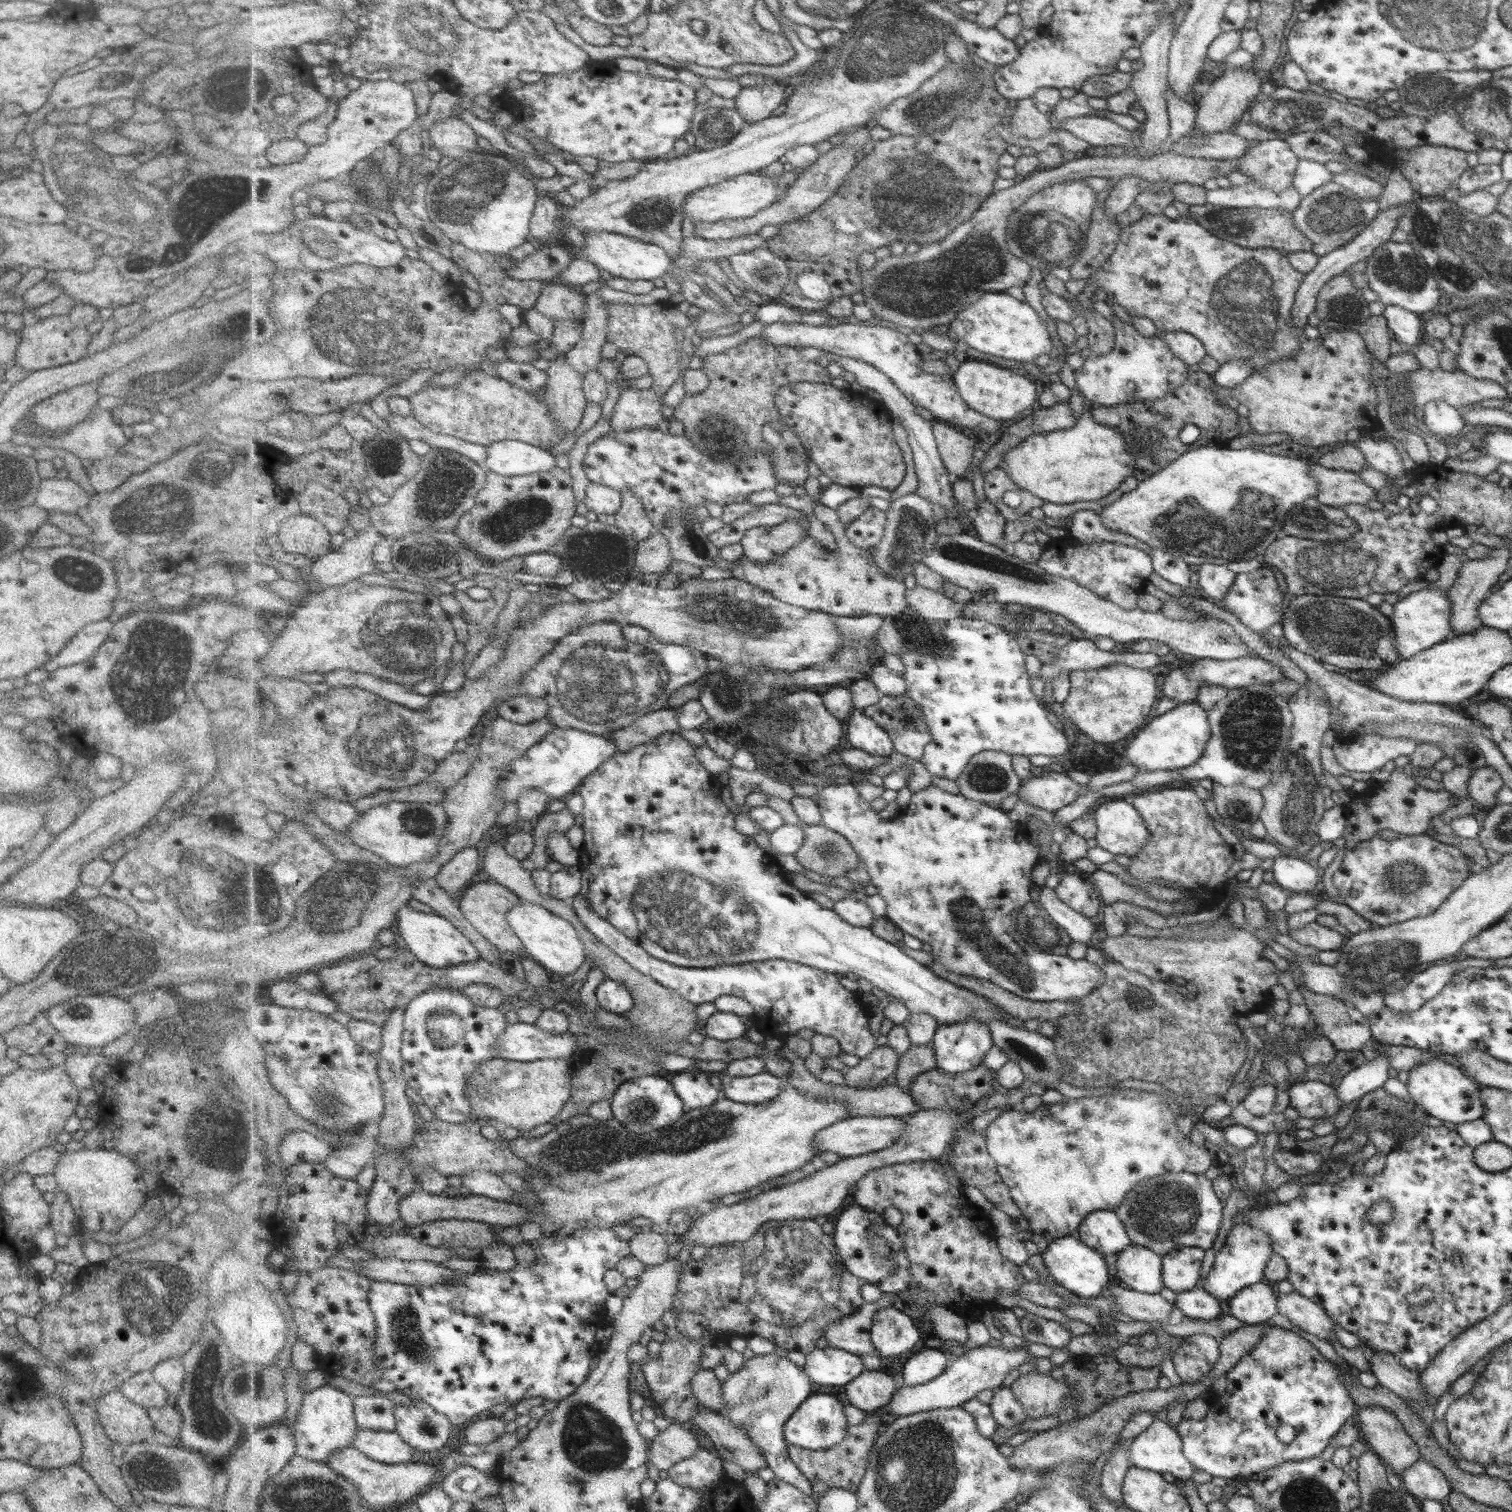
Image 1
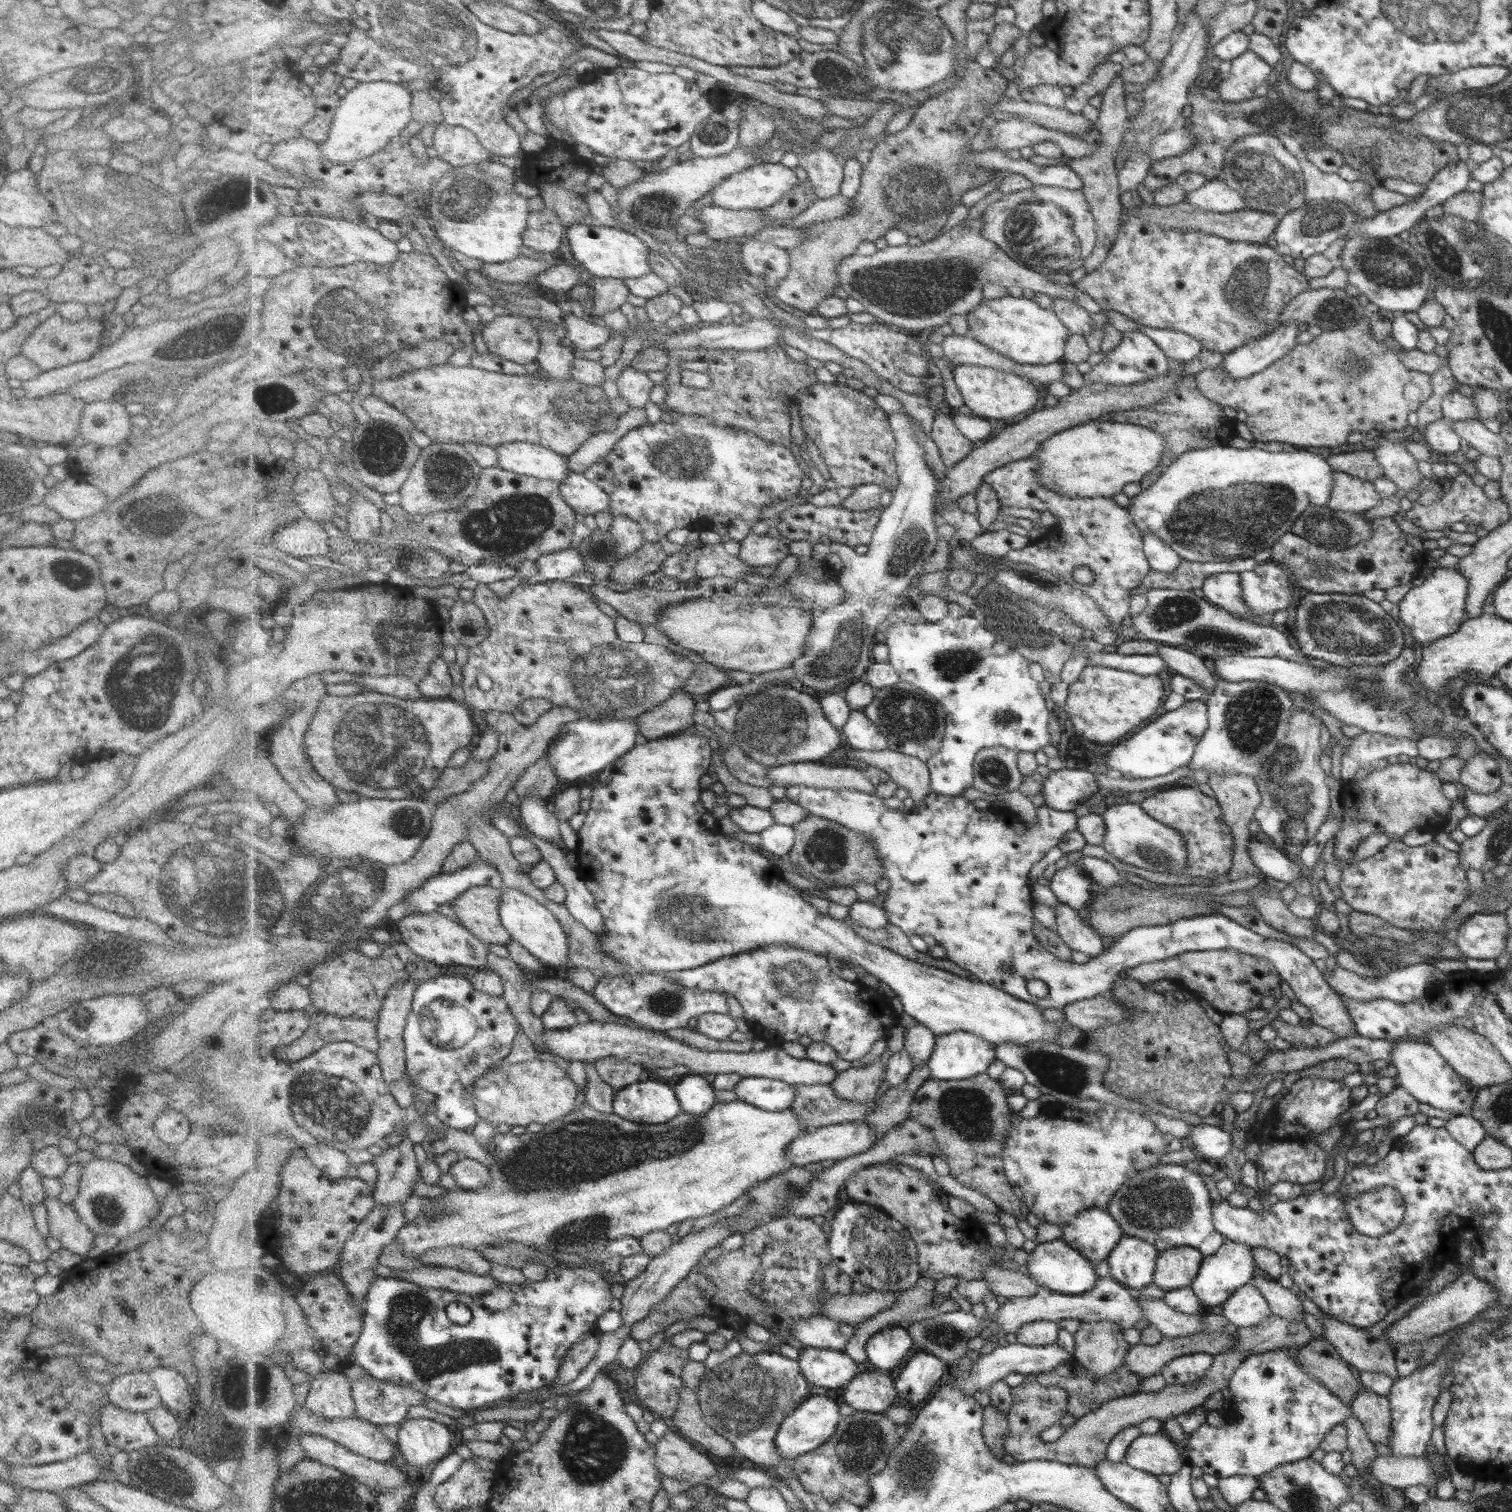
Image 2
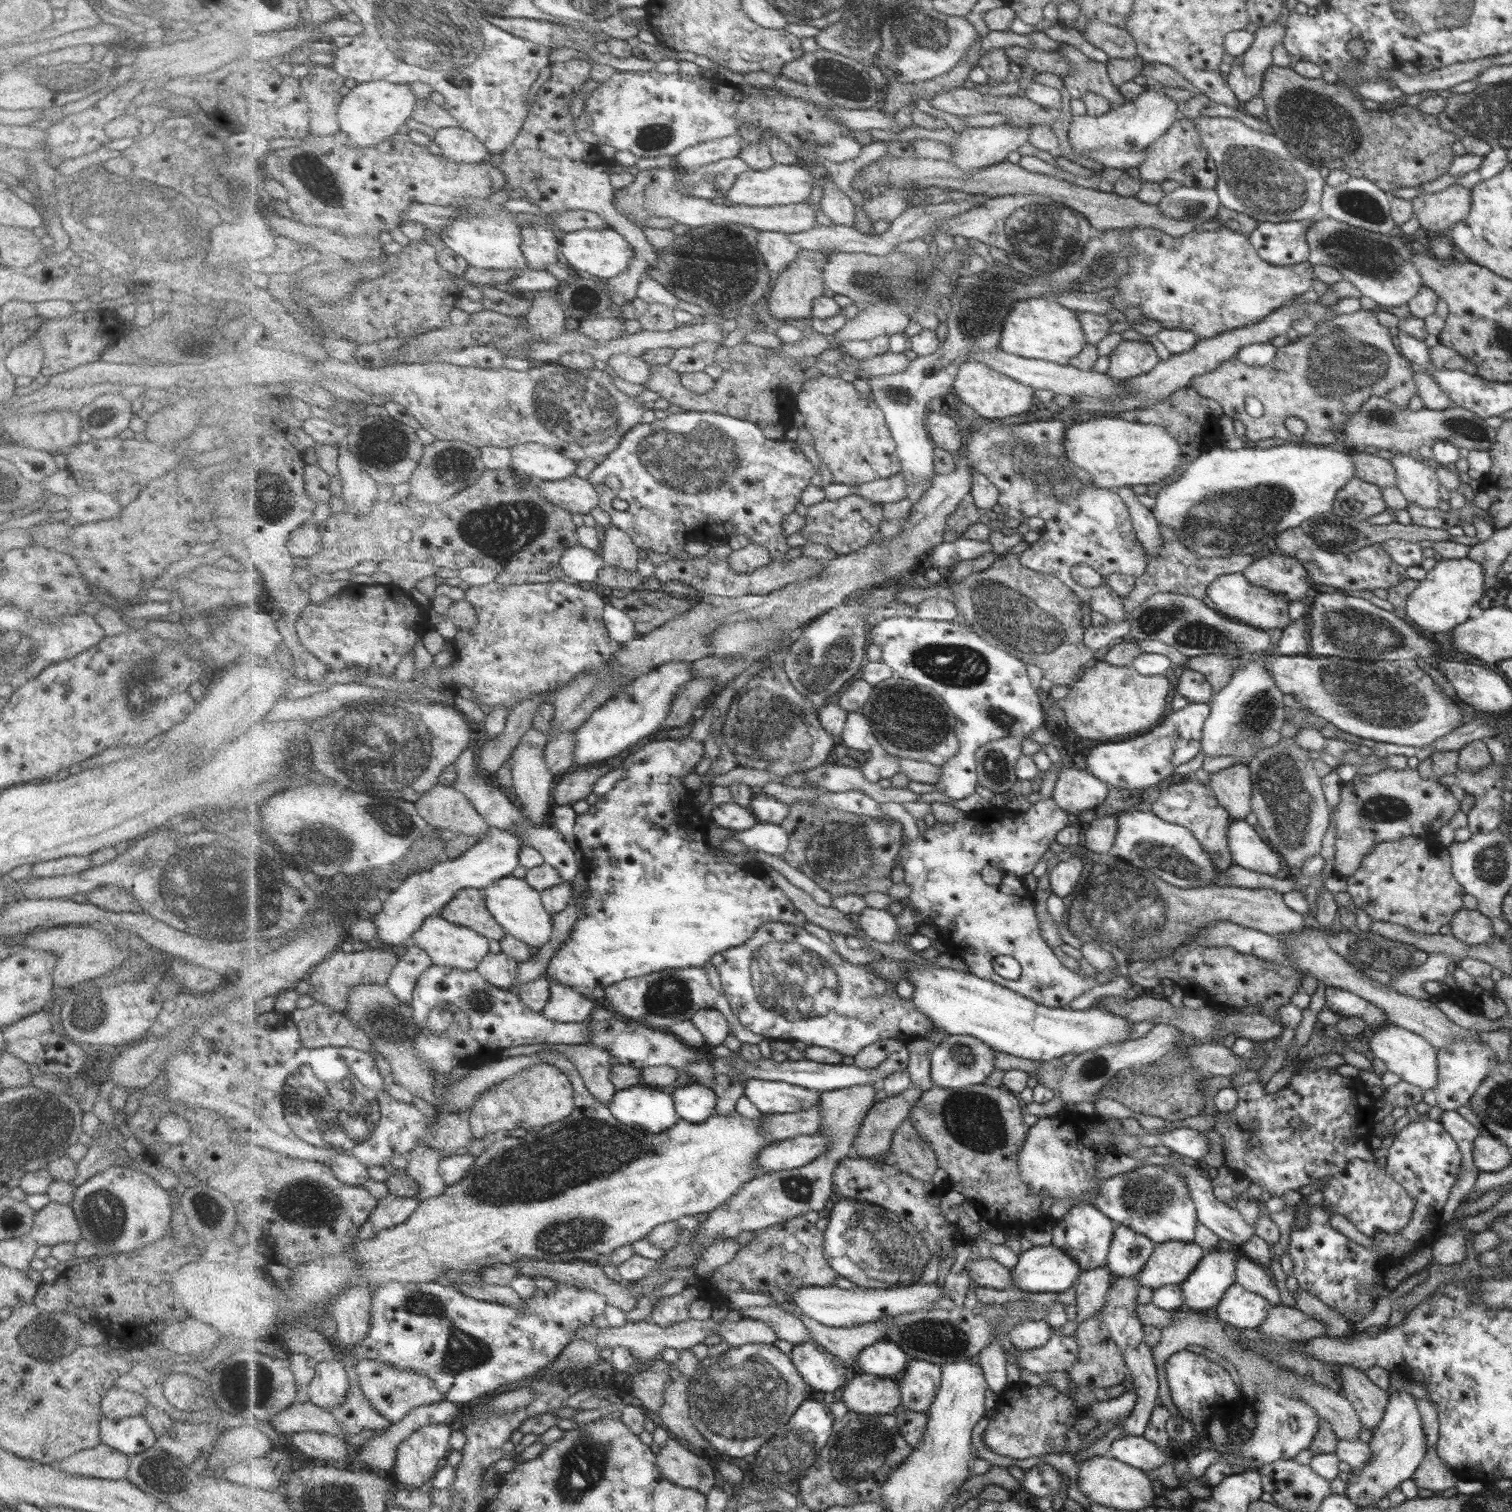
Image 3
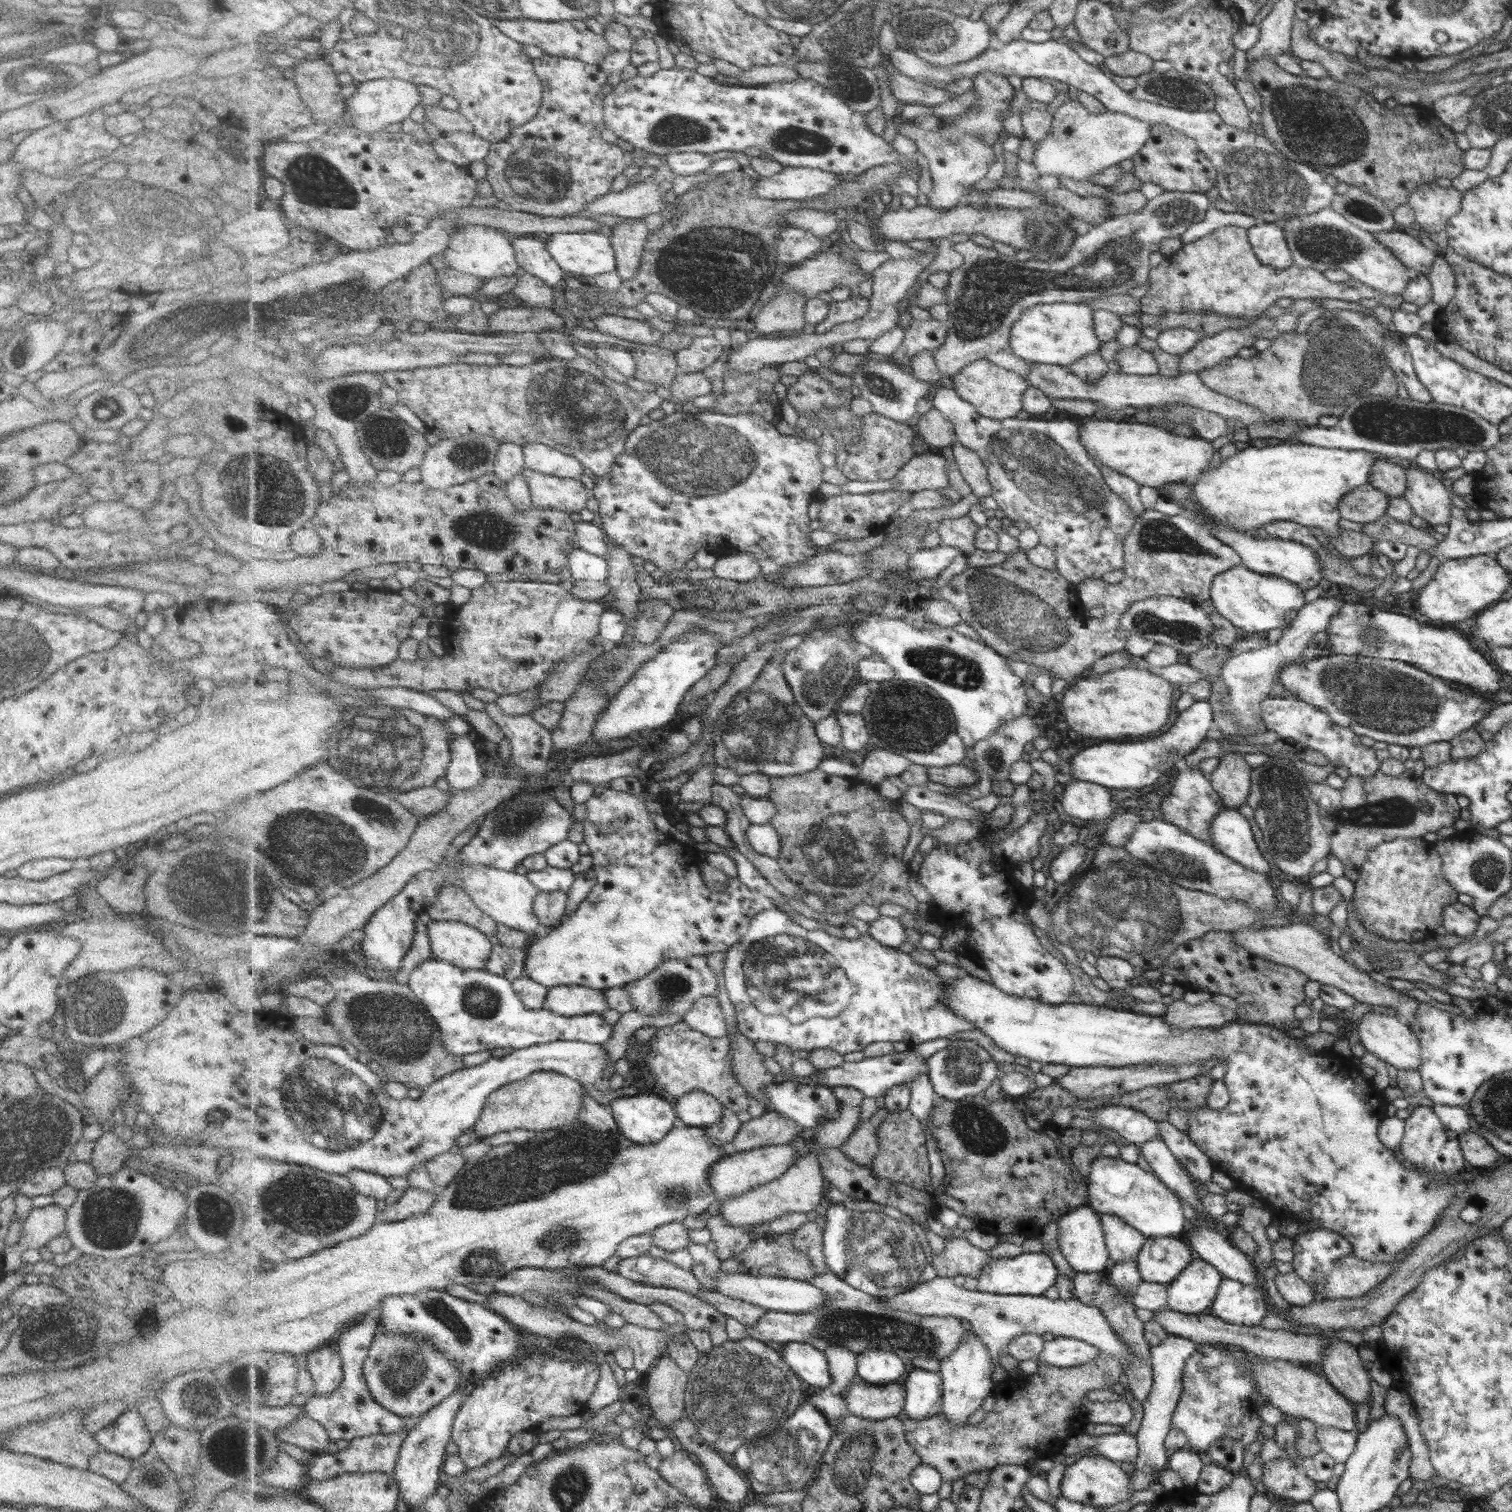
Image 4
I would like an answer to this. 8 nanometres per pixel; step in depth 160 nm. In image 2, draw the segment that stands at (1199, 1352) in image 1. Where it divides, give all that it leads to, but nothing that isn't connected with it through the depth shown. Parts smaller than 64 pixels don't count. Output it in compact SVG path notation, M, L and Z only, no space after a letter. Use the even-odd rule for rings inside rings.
M1204 1352L1186 1354L1170 1360L1162 1369L1168 1386L1182 1386L1199 1381L1212 1366L1212 1355Z

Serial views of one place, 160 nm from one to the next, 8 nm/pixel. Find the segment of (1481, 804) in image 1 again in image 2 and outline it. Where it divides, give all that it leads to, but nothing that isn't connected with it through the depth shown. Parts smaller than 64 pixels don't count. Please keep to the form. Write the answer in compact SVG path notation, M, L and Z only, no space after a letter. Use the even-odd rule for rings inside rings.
M1478 752L1469 760L1465 760L1459 776L1459 785L1466 791L1490 795L1499 791L1502 784L1499 766L1489 754Z

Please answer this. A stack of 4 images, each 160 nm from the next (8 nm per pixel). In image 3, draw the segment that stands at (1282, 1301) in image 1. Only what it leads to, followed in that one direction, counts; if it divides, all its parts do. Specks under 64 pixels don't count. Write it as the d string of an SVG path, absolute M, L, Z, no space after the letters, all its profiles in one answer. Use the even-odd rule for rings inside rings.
M1239 1253L1238 1263L1237 1282L1248 1291L1268 1299L1273 1306L1281 1304L1280 1291L1267 1267L1255 1264L1242 1253Z

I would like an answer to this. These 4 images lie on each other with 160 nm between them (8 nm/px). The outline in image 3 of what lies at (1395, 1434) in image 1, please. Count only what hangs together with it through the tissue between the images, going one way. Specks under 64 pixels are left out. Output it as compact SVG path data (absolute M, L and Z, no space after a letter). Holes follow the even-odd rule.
M1344 1363L1337 1367L1342 1393L1351 1402L1359 1421L1367 1429L1376 1429L1383 1420L1389 1399L1388 1393L1368 1380L1359 1367Z

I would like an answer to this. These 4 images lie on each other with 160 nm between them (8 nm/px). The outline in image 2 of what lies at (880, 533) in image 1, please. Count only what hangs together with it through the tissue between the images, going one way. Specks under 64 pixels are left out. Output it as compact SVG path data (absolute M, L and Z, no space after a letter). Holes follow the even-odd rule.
M802 503L788 507L780 515L778 528L781 535L793 543L809 541L812 545L821 544L822 538L827 536L834 543L843 543L854 549L858 545L869 546L872 544L874 532L877 532L880 518L882 518L882 510L855 511L844 506L816 506L816 504Z

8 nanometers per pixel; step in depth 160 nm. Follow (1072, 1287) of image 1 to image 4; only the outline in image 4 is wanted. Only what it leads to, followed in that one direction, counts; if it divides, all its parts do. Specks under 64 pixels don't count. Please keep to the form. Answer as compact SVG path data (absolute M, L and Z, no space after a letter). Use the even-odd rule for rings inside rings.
M1022 1253L1015 1258L994 1258L984 1268L984 1276L980 1276L977 1290L992 1294L1042 1296L1056 1284L1058 1270L1048 1254Z

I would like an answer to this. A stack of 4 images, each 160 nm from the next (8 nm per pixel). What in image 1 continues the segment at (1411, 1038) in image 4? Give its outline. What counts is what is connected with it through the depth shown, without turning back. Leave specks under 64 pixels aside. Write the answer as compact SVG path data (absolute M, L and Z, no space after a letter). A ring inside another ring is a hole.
M1444 1058L1428 1059L1417 1064L1408 1073L1407 1091L1417 1106L1427 1111L1429 1116L1454 1124L1475 1121L1482 1118L1486 1107L1480 1092L1480 1085L1454 1063Z

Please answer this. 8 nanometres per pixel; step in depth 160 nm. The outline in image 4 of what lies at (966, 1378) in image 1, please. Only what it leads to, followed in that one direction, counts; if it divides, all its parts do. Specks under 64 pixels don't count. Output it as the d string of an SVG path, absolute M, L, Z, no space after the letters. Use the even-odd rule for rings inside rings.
M1056 1337L1047 1342L1046 1349L1038 1363L1060 1368L1079 1367L1098 1359L1100 1355L1098 1347L1080 1339Z

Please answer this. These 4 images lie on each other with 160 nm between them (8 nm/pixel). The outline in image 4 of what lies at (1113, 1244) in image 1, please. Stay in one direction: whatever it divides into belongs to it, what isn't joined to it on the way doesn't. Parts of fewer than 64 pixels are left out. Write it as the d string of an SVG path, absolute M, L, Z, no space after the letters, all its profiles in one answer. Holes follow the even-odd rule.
M1080 1207L1072 1213L1067 1213L1057 1224L1060 1252L1072 1270L1076 1273L1100 1273L1104 1270L1110 1252L1107 1250L1107 1234L1104 1232L1103 1220L1094 1208Z

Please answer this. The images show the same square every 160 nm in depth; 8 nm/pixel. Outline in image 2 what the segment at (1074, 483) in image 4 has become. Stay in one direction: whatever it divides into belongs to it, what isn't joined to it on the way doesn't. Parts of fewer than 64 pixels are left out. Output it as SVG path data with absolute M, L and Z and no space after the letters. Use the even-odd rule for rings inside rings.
M1038 455L1004 465L985 476L998 492L1004 506L1032 508L1038 512L1052 513L1056 519L1049 534L1051 538L1035 542L1024 549L1011 550L1008 557L1016 562L1033 564L1059 576L1072 588L1090 597L1104 616L1120 627L1122 620L1130 614L1130 594L1128 590L1138 586L1151 572L1150 560L1146 560L1143 550L1143 534L1135 525L1127 507L1120 506L1112 497L1080 498L1059 495L1041 479L1041 466ZM1086 567L1095 574L1090 584L1076 582L1074 570Z

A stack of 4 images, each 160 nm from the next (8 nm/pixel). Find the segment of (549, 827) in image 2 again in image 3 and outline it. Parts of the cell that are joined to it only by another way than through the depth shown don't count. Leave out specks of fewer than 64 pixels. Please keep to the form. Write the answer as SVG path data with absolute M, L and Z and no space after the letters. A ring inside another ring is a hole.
M534 728L526 734L526 738L516 747L516 752L514 752L512 758L516 762L516 766L513 768L514 790L525 807L524 812L536 826L545 826L552 817L555 807L550 805L550 802L552 802L552 786L556 782L556 776L554 776L554 772L550 772L550 766L548 766L546 760L546 748L548 746L546 733Z

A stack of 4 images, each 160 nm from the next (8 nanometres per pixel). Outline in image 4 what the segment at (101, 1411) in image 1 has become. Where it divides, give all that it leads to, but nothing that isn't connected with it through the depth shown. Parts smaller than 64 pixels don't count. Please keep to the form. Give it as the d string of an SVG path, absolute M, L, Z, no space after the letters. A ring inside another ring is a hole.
M136 1407L123 1412L114 1423L99 1430L95 1439L106 1452L132 1461L152 1451L153 1434L147 1429Z

